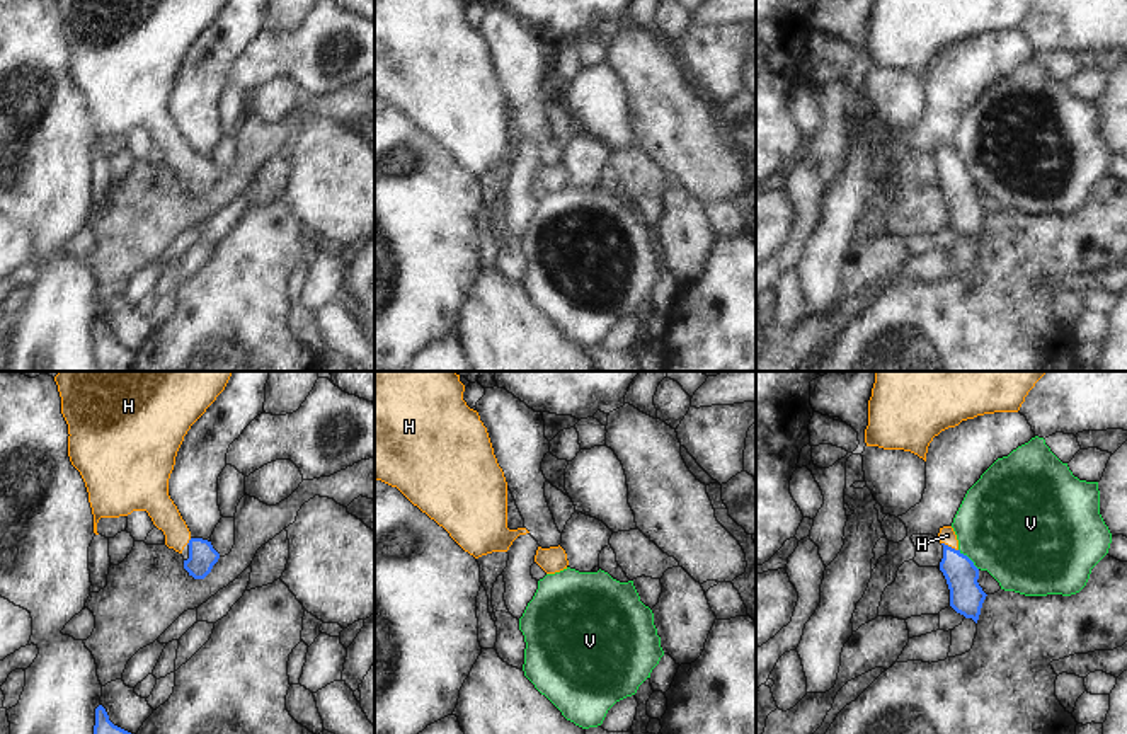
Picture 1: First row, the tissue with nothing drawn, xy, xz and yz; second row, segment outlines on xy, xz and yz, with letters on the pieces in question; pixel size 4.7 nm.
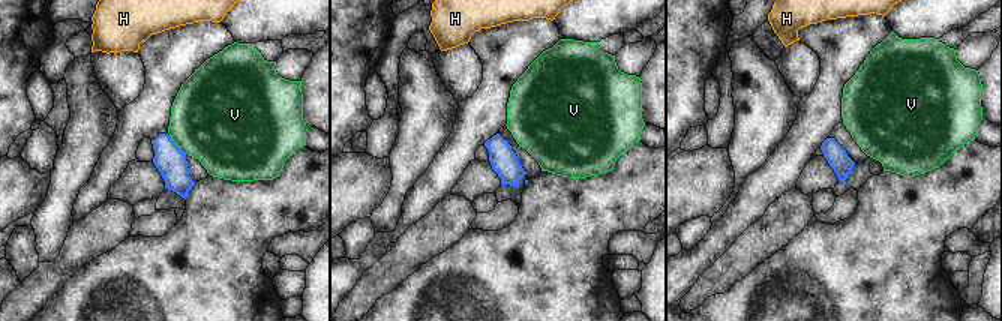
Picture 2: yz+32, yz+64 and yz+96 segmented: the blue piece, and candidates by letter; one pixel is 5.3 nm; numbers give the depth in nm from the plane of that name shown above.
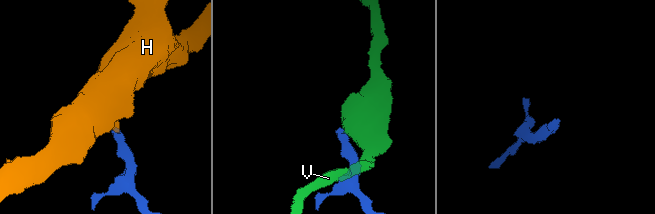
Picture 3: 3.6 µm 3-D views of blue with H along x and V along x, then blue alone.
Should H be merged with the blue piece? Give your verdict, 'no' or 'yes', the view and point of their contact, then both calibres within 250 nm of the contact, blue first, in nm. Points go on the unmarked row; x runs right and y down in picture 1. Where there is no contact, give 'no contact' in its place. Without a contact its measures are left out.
yes; contact yz (950, 166); calibres 160 and 80 nm

